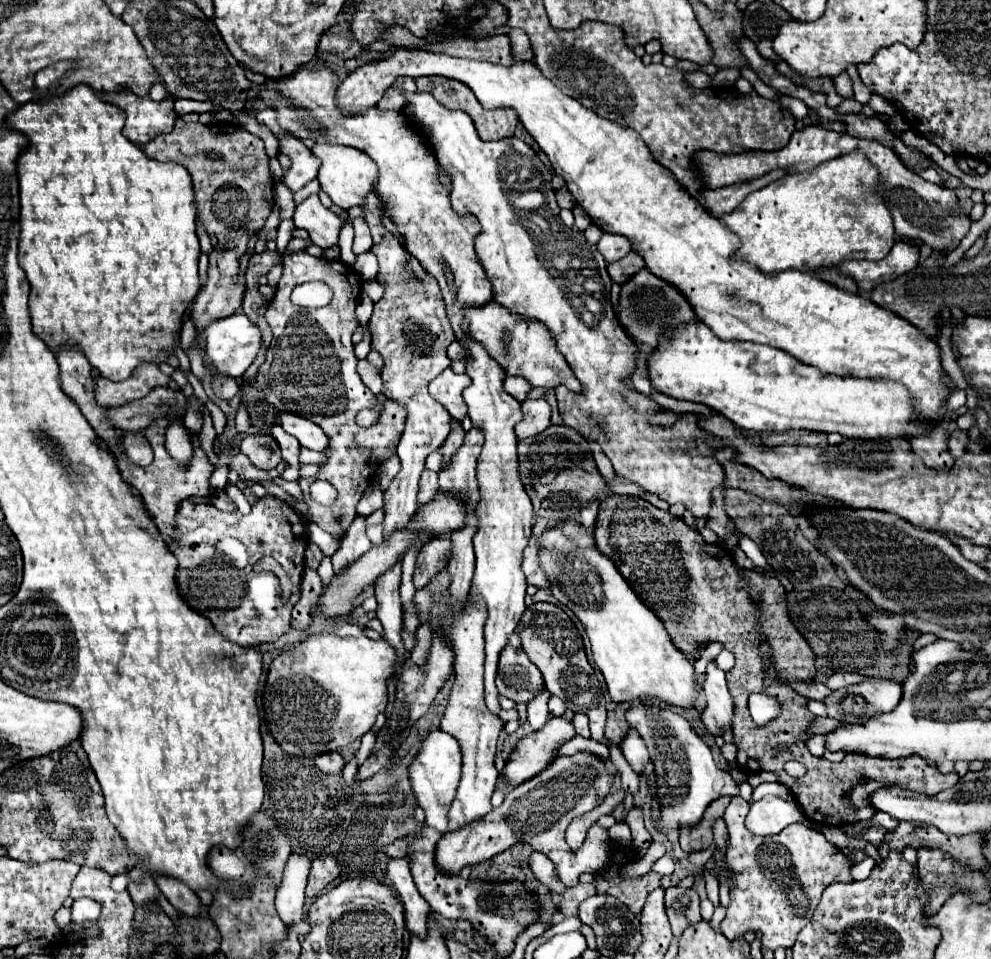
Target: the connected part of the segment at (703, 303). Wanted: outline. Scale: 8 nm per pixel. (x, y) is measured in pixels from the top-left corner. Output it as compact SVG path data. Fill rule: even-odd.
M396 46L382 54L380 60L372 60L366 66L356 68L350 72L344 82L338 88L338 106L346 114L362 114L368 106L374 106L380 102L386 88L392 86L392 82L398 76L444 76L452 80L464 82L478 102L486 110L496 108L512 108L518 114L518 120L526 128L526 132L534 138L534 142L540 146L540 150L548 156L554 172L562 176L568 184L568 190L572 192L574 200L586 210L586 214L596 220L596 226L600 226L604 232L622 234L632 242L632 250L638 252L646 268L660 276L666 282L672 282L672 286L678 286L682 294L692 302L698 318L712 328L720 340L740 340L740 342L756 342L766 344L772 348L780 348L788 354L792 354L796 360L806 362L808 366L816 366L824 374L840 374L840 376L854 376L854 378L874 378L874 380L894 380L908 388L912 396L912 406L916 414L922 414L924 418L938 420L938 412L952 394L948 388L950 376L946 374L942 366L940 348L934 338L920 332L920 328L912 326L910 322L904 322L904 318L896 318L896 314L888 314L888 310L880 310L874 302L868 302L862 294L848 294L840 290L838 286L832 286L830 282L812 276L812 274L800 274L798 270L788 270L788 274L772 274L766 276L748 262L734 262L730 260L732 250L738 248L736 234L732 234L728 228L724 228L718 218L712 218L702 210L698 200L692 198L688 192L680 188L676 178L660 166L648 146L644 146L642 138L612 120L600 118L594 110L586 110L580 102L574 98L568 98L554 86L544 74L536 68L532 60L516 62L512 66L472 60L472 58L456 58L448 56L444 52L430 52L420 48L404 48Z

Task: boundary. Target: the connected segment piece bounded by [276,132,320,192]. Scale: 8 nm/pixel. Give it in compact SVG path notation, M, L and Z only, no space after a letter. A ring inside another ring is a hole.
M290 132L276 136L276 138L280 142L280 154L290 158L290 168L284 172L282 184L290 188L290 192L298 192L302 186L306 186L306 182L316 178L320 162L302 144L302 140L292 136Z

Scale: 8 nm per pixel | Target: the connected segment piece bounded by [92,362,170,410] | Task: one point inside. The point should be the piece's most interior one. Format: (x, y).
(147, 376)

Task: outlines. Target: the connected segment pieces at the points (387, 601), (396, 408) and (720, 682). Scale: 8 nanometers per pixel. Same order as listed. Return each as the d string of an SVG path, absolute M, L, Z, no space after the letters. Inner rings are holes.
M400 562L382 574L374 588L376 588L376 600L378 600L376 618L382 622L384 640L398 654L398 660L394 664L394 672L396 672L394 680L400 680L400 670L408 658L408 650L404 648L404 642L402 642L402 604L400 604L400 594L398 594Z
M304 250L286 256L284 272L276 286L276 294L268 302L264 314L274 338L268 348L266 362L260 366L256 374L256 386L264 390L264 398L268 398L268 404L272 404L272 408L276 408L278 412L292 412L312 420L330 438L330 446L326 450L326 464L320 466L320 472L316 476L300 478L298 482L302 486L310 520L328 534L332 534L336 540L340 540L346 534L348 526L356 518L358 500L370 486L370 478L376 474L378 464L388 458L386 448L396 448L406 420L404 406L386 400L380 418L374 426L362 428L356 424L356 414L360 410L378 406L376 396L364 386L356 372L358 360L354 356L352 334L360 326L354 314L358 294L360 276L352 266L346 266L338 260L322 260L310 256ZM310 280L320 280L332 288L334 296L328 306L312 310L292 304L290 294L294 286ZM317 480L328 480L338 490L338 498L330 508L316 504L310 498L310 486Z
M712 662L706 668L706 682L702 686L706 694L706 710L702 712L702 722L710 734L724 734L724 726L732 724L734 702L726 686L724 670L716 668Z

